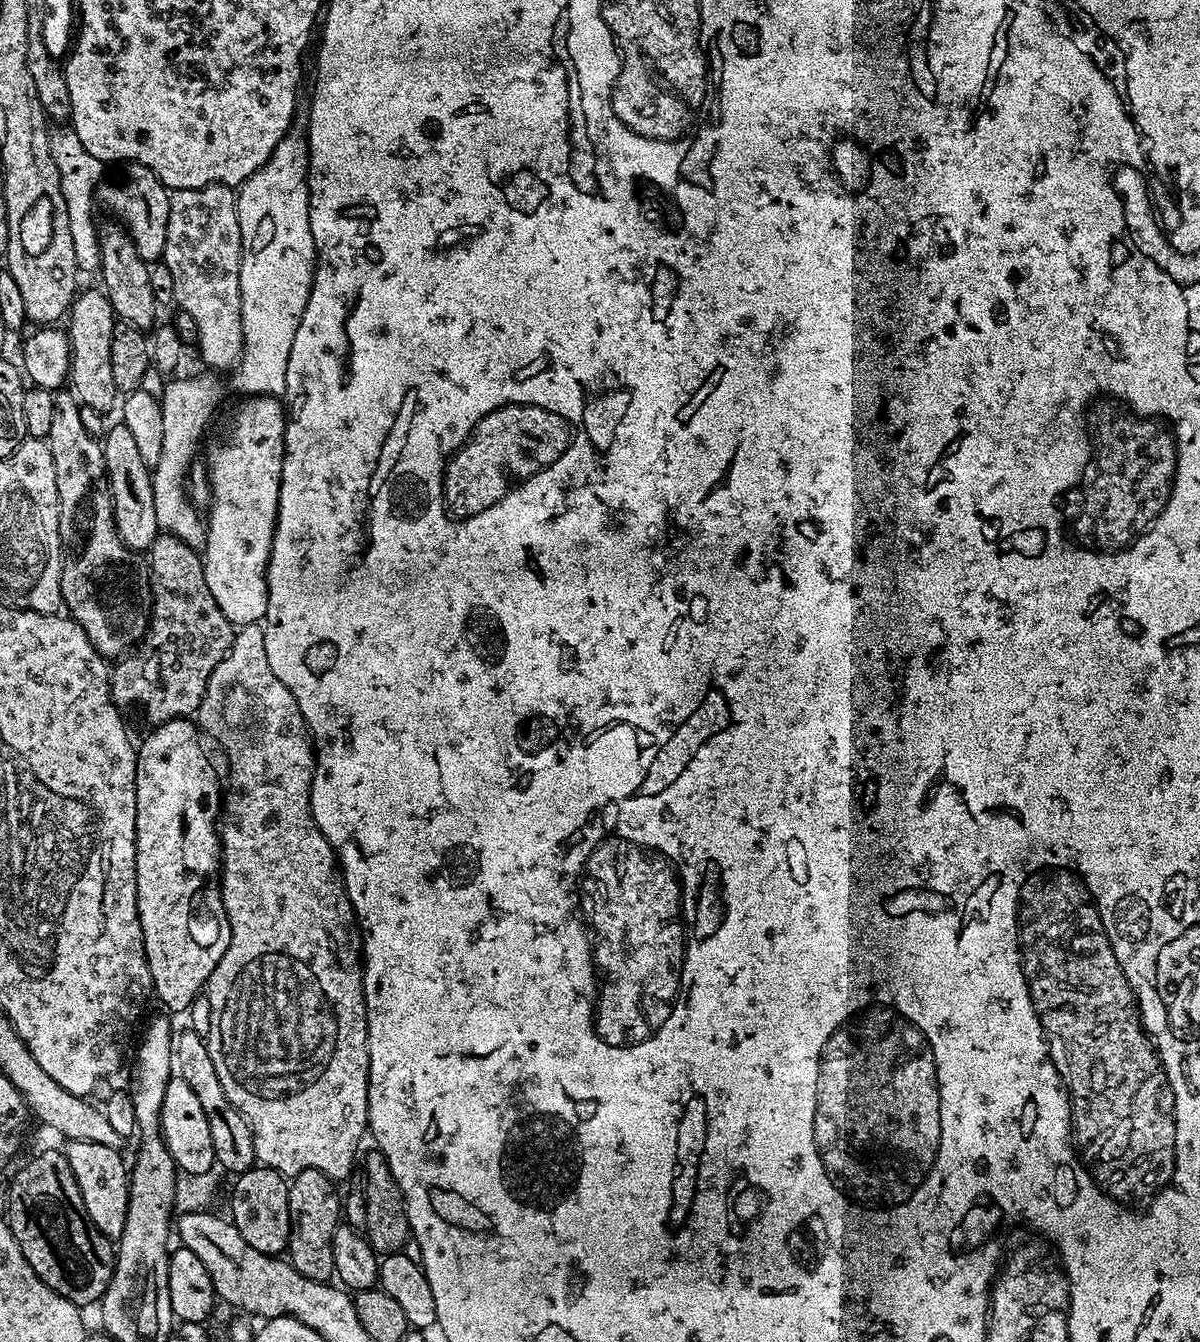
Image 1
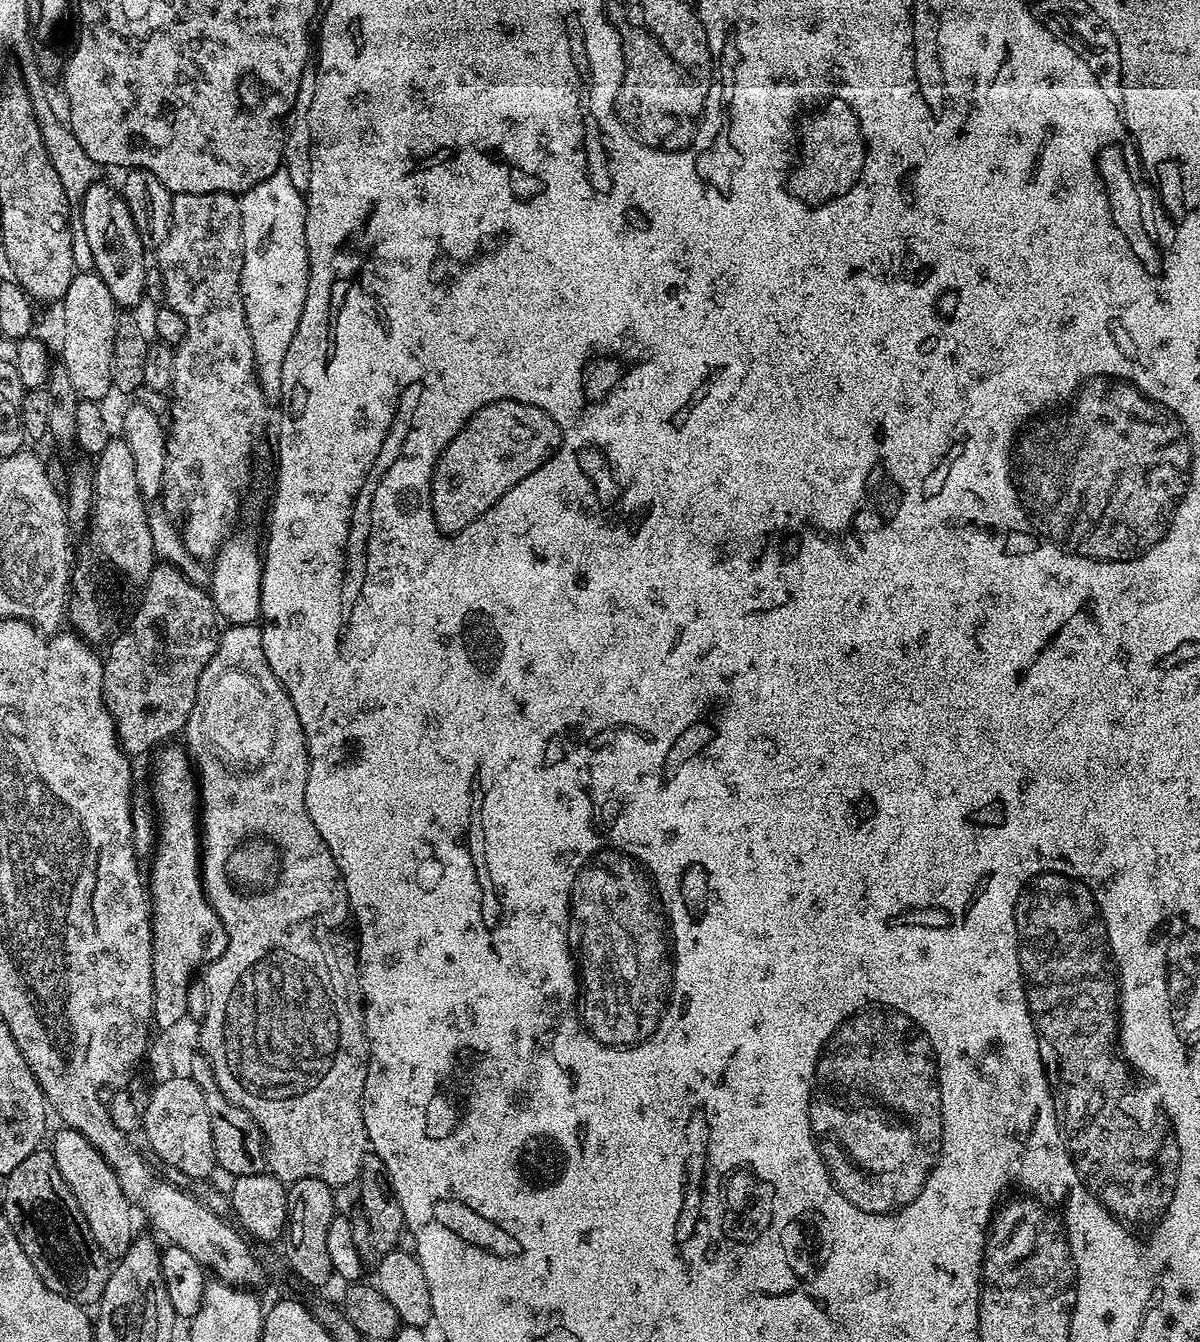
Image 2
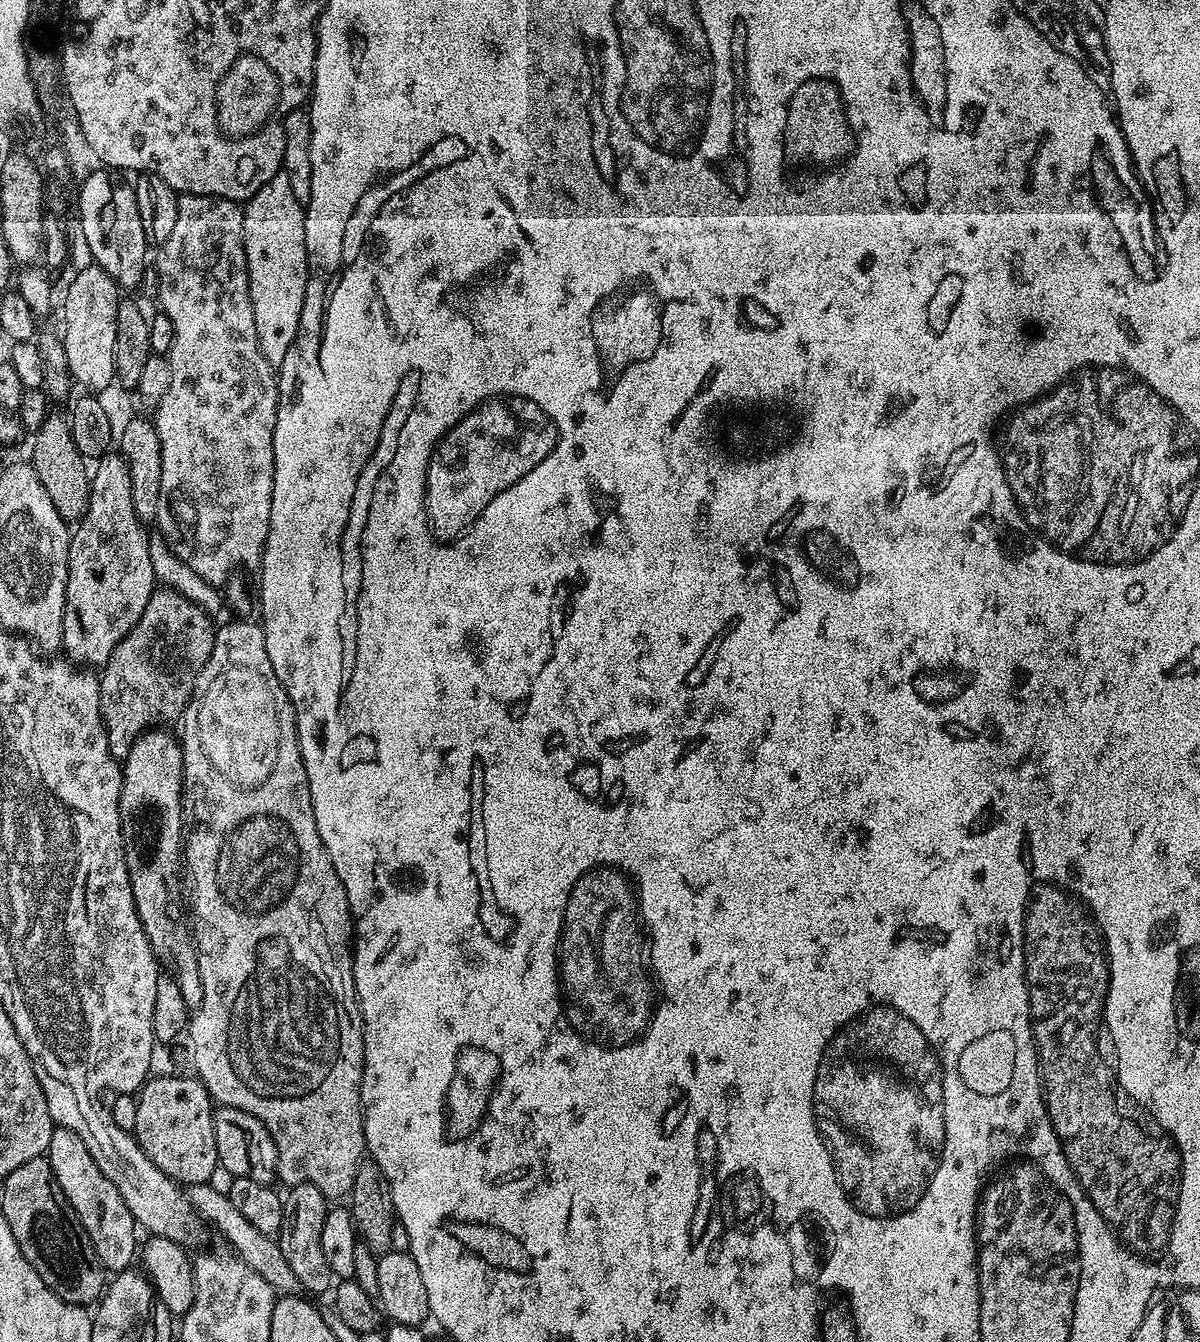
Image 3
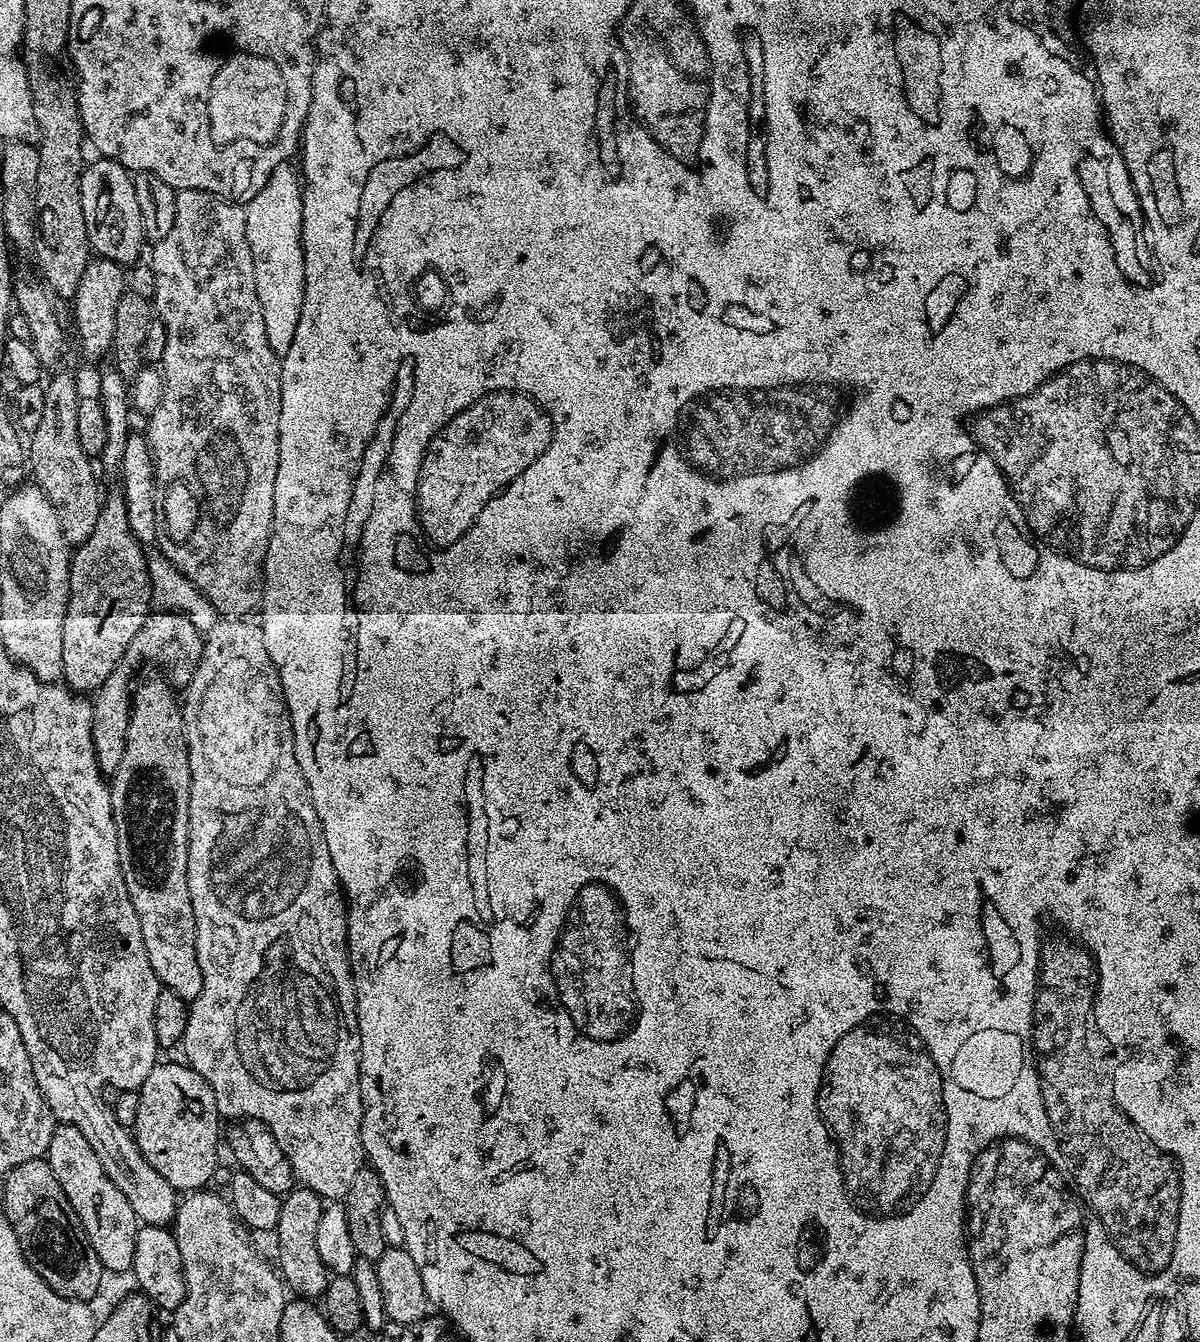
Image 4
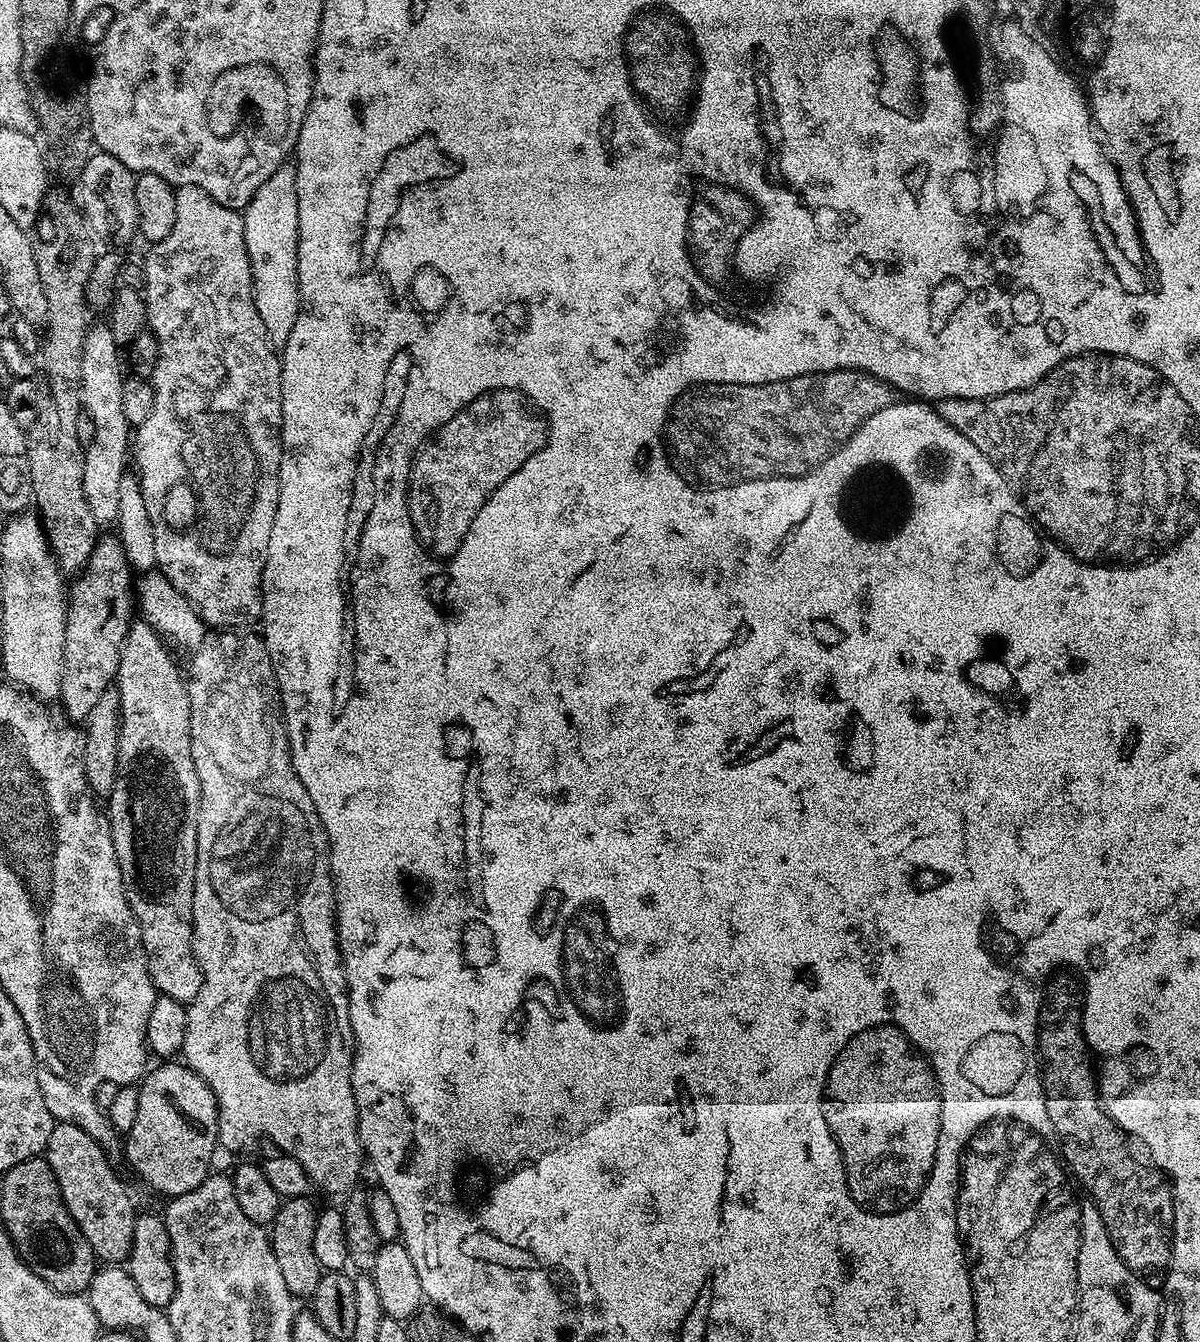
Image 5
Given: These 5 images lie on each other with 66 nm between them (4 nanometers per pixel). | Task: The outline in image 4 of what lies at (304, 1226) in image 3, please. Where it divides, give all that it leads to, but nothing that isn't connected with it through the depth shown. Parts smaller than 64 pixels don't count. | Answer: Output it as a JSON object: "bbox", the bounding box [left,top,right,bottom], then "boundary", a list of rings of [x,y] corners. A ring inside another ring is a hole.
{"bbox":[274,1186,330,1301],"boundary":[[[303,1186],[293,1187],[280,1202],[278,1226],[274,1233],[276,1252],[280,1255],[278,1271],[289,1293],[305,1300],[315,1301],[323,1297],[329,1284],[330,1273],[322,1266],[322,1257],[318,1254],[318,1222],[322,1219],[325,1201],[317,1192],[311,1192]]]}

